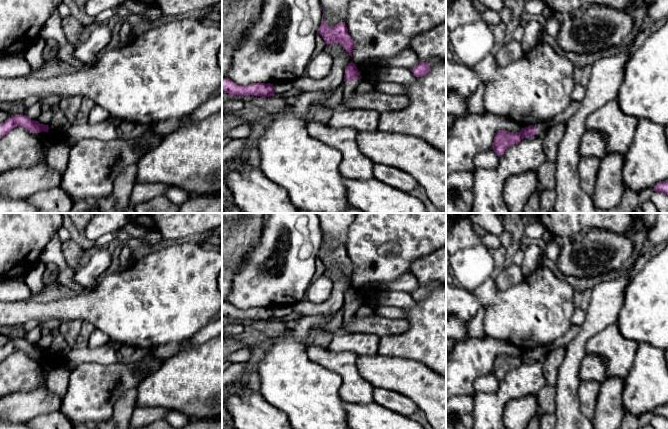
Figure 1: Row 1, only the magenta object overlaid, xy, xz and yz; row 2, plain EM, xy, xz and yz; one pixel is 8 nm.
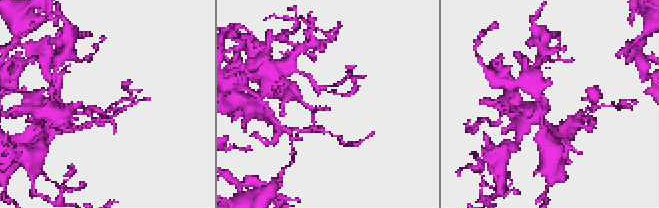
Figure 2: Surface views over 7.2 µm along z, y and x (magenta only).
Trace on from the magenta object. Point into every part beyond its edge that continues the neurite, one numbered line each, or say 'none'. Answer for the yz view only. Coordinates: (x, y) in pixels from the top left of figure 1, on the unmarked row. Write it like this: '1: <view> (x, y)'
1: yz (563, 341)

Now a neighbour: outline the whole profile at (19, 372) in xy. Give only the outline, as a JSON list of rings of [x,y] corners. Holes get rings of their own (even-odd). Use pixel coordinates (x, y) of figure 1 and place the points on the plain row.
[[[21,350],[13,352],[0,363],[0,396],[46,387],[47,372],[65,366],[64,359],[51,354],[32,357]]]

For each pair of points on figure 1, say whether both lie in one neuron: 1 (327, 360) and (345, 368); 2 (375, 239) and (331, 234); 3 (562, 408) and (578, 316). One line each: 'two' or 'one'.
1: one
2: two
3: two

